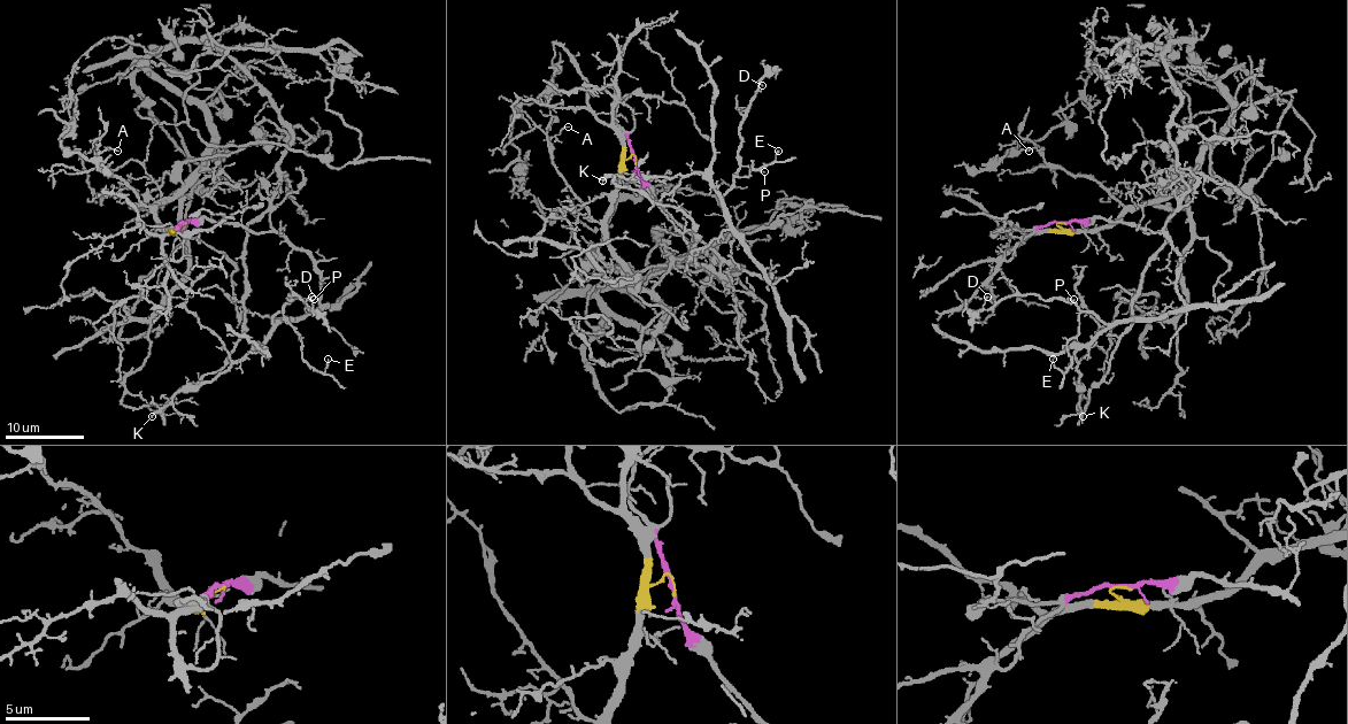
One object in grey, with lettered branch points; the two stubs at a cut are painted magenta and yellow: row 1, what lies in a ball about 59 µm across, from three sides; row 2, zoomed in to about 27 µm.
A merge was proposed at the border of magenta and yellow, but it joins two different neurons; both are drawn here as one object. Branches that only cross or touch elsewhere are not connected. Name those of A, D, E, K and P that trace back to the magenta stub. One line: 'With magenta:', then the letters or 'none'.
With magenta: D, E, K, P

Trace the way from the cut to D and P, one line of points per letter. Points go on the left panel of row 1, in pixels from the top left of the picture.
D: (185, 222), (279, 231), (308, 255), (318, 305), (274, 324), (289, 294), (307, 308), (313, 297)
P: (185, 222), (279, 231), (308, 255), (321, 279), (318, 305), (302, 318), (274, 324), (291, 300), (315, 299)

